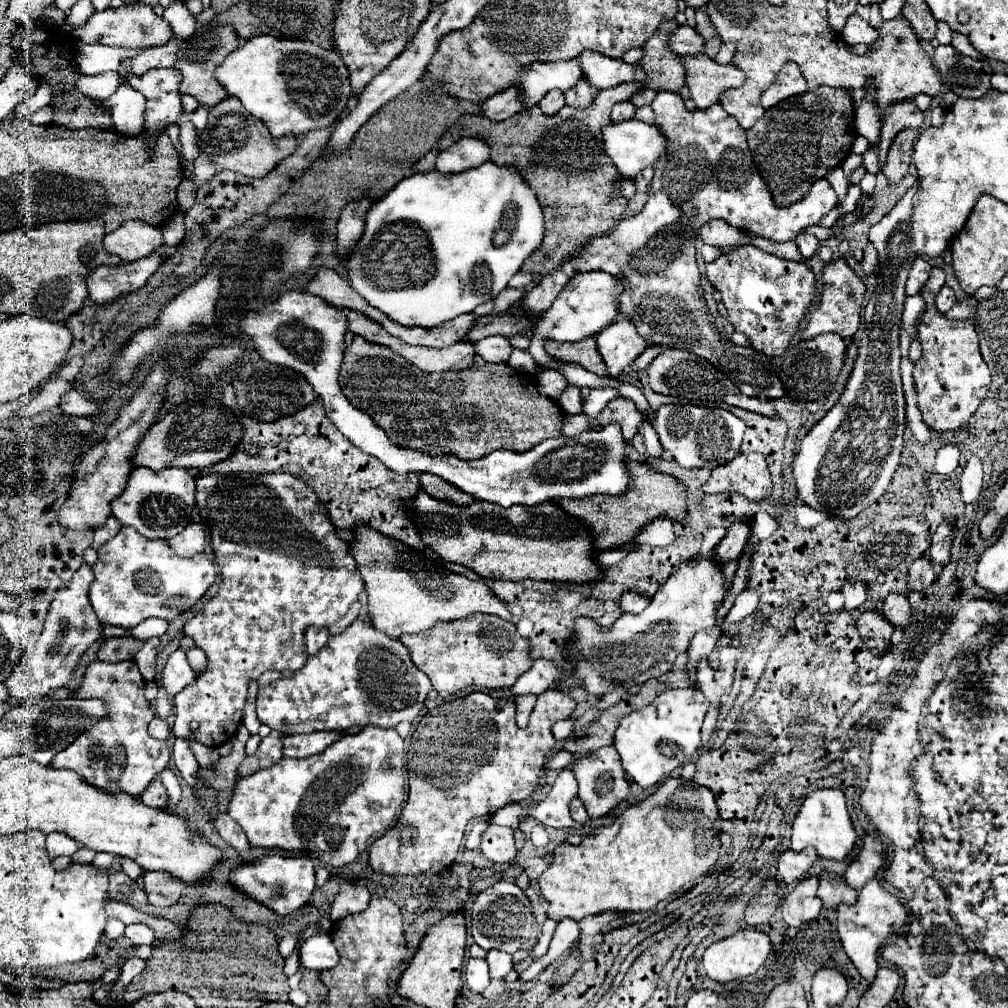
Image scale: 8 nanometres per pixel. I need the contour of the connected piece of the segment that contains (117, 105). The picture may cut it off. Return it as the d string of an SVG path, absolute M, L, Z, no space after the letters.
M125 81L107 101L97 101L115 119L115 129L125 135L139 135L143 129L146 99Z

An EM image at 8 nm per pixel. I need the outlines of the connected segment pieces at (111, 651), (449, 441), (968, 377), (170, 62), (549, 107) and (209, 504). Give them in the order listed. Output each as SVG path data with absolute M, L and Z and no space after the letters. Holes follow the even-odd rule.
M109 637L99 645L97 657L101 661L113 661L113 657L133 657L141 649L141 641L135 637Z
M353 335L343 357L339 383L345 397L357 409L365 411L387 433L391 443L427 455L451 453L459 459L479 459L495 449L523 453L549 437L559 437L563 429L561 407L537 391L531 375L521 373L507 363L487 363L481 357L475 357L475 365L463 371L425 373L413 363L407 363L407 359L397 355L393 349Z
M935 267L929 281L921 289L927 311L919 325L919 341L923 347L921 359L913 365L913 383L917 391L917 405L927 427L935 431L953 431L965 427L979 403L989 393L989 367L979 351L979 337L971 321L947 319L935 307L935 295L945 285L943 269Z
M171 39L169 43L165 43L161 47L147 47L131 59L135 75L143 75L145 71L155 69L155 67L173 67L175 61L177 61L177 43L175 43L175 39Z
M559 89L549 91L537 105L539 105L539 109L541 109L545 115L555 115L555 113L565 105L563 91L559 91Z
M211 473L211 475L201 475L195 479L195 499L197 499L197 507L199 507L199 515L203 519L203 523L209 527L209 537L211 537L211 549L213 549L213 555L215 555L215 561L221 569L221 585L219 585L219 591L215 597L211 597L207 601L207 605L193 617L185 623L183 627L183 633L189 635L195 645L199 649L205 651L207 655L207 671L203 675L199 675L183 693L175 695L173 703L175 703L175 709L177 709L177 719L173 723L173 735L175 737L189 737L189 739L195 739L207 747L219 747L223 743L227 743L229 739L233 739L233 735L237 733L239 725L241 725L241 719L243 719L243 705L247 701L247 689L249 689L249 683L251 681L257 681L261 673L265 671L285 671L285 669L291 669L291 671L297 671L299 667L305 665L307 661L307 645L305 645L305 631L309 627L325 627L329 629L335 621L339 621L351 607L353 601L359 599L359 593L363 591L363 579L355 567L355 561L353 557L347 553L347 543L337 535L335 531L335 525L329 521L327 517L327 511L325 511L325 505L317 499L315 491L301 479L289 475L289 473L243 473L243 475L219 475L219 473ZM191 721L197 721L199 723L199 729L197 731L191 731L189 723Z

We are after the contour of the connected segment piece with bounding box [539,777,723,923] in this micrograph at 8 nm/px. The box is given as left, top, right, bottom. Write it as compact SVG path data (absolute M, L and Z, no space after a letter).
M665 779L663 785L639 805L631 805L609 827L585 837L581 845L559 843L551 867L539 877L541 895L549 901L547 917L561 921L565 917L581 921L587 915L605 911L649 911L659 901L677 893L683 885L705 875L719 857L721 817L711 789L685 779Z

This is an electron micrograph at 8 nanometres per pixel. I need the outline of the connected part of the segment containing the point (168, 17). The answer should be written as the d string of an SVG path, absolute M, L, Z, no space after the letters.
M171 3L165 9L165 21L171 25L175 37L183 39L185 35L191 35L195 31L195 17L187 11L187 7L183 3Z

